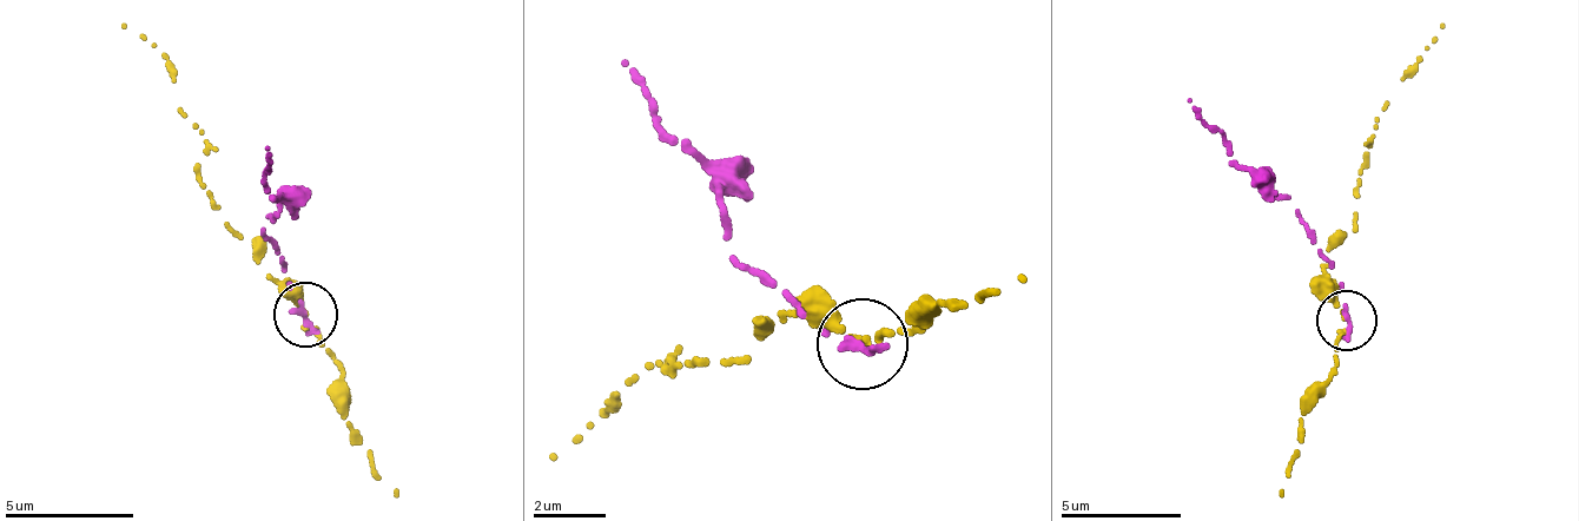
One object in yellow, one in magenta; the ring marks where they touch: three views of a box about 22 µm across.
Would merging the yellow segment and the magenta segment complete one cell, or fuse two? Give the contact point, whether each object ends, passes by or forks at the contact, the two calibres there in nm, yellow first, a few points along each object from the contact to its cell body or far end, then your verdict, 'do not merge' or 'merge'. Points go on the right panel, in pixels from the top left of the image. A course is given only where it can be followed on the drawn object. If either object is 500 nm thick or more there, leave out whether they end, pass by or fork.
(1347, 320) | yellow passes by | magenta ends | 150/320 nm | yellow via (1346, 318), (1322, 275), (1329, 252), (1355, 230), (1374, 126), (1381, 110), (1444, 24) | magenta via (1346, 318), (1332, 261), (1299, 209), (1223, 146), (1190, 101) | do not merge

